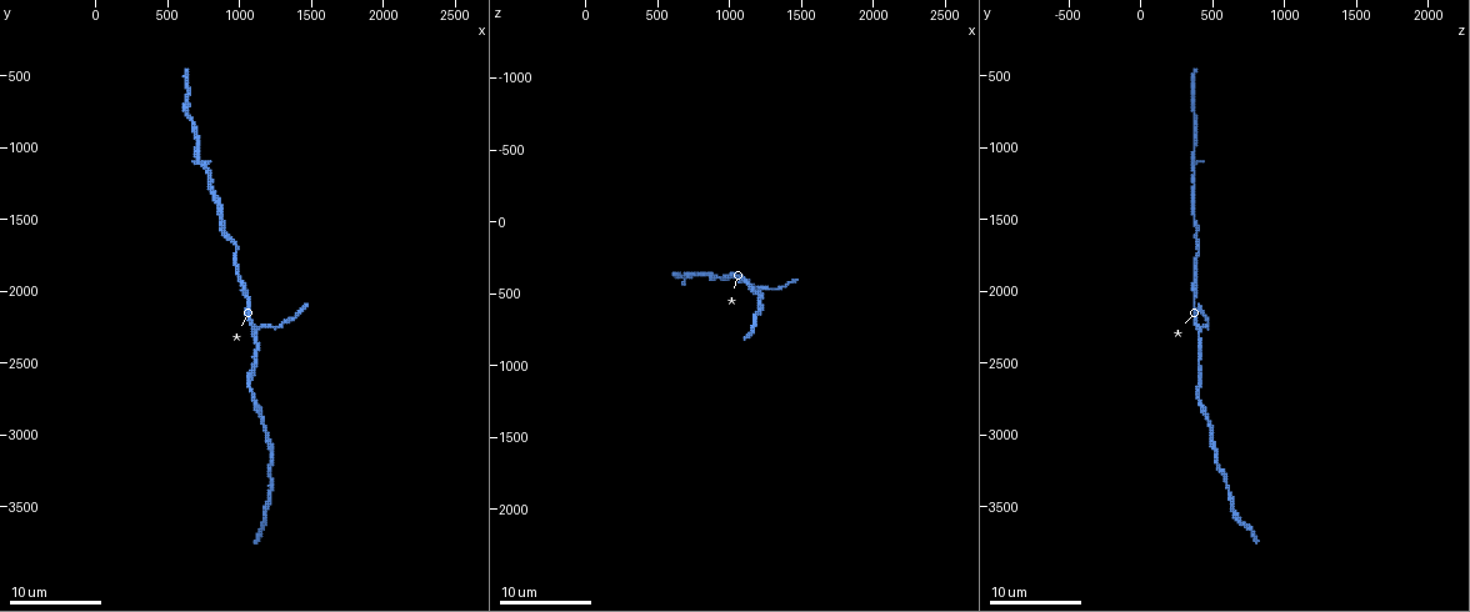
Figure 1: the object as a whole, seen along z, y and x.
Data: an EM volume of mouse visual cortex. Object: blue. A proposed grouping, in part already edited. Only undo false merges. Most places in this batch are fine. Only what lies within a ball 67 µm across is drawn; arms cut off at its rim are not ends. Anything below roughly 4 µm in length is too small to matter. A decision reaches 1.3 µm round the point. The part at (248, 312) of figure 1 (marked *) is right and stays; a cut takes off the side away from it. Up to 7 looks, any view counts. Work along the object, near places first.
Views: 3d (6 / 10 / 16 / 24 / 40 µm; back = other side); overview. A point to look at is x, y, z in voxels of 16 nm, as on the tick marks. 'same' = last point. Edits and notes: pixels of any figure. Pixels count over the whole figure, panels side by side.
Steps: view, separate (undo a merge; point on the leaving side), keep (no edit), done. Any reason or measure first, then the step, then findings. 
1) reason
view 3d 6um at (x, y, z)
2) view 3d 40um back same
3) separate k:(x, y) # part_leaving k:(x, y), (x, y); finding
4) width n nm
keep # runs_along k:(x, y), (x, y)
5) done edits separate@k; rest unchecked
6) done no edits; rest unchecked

sudden change in width
view 3d 10um at (1200, 3000, 480)

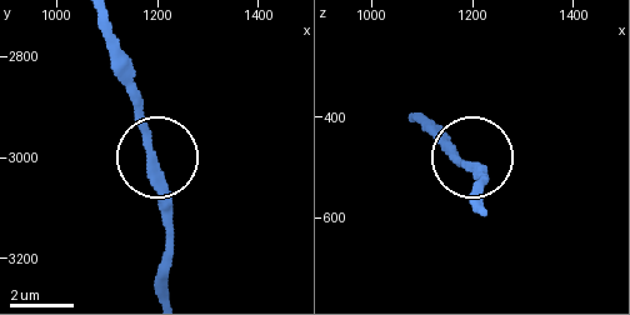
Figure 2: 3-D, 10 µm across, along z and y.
keep # runs_along 2:(100, 21), (111, 69), (158, 166), (165, 253); all the same cell

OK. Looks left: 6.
a fork
view 3d 6um at (1120, 2280, 420)

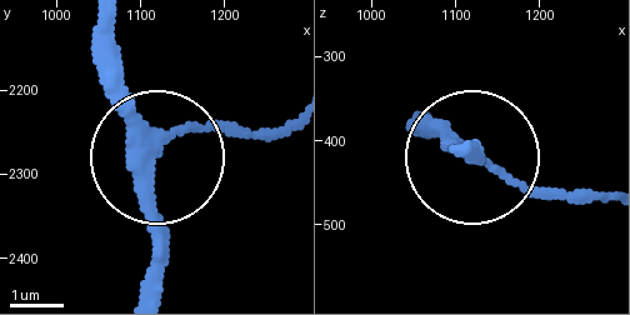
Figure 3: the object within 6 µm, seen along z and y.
width 220 nm
keep # runs_along 3:(103, 55), (113, 105), (144, 145), (291, 131); one cell here

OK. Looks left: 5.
narrows sharply
view 3d 10um at (700, 1000, 380)

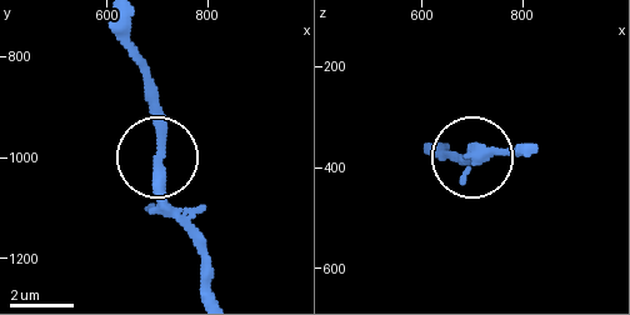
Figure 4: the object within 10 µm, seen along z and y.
view 3d 10um back same

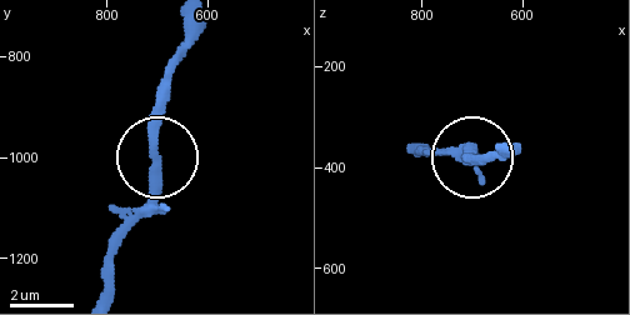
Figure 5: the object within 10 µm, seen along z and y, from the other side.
keep # runs_along 5:(411, 154), (478, 154); all the same cell

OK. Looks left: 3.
done no edits; rest unchecked

